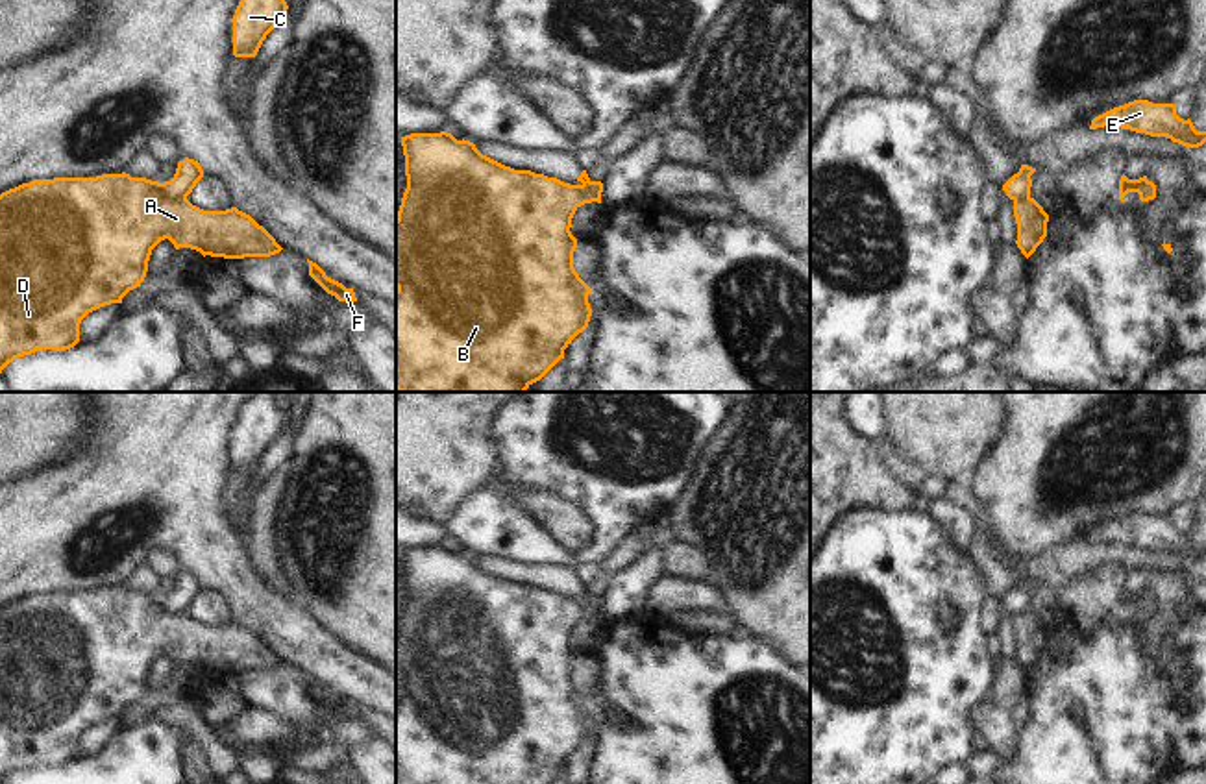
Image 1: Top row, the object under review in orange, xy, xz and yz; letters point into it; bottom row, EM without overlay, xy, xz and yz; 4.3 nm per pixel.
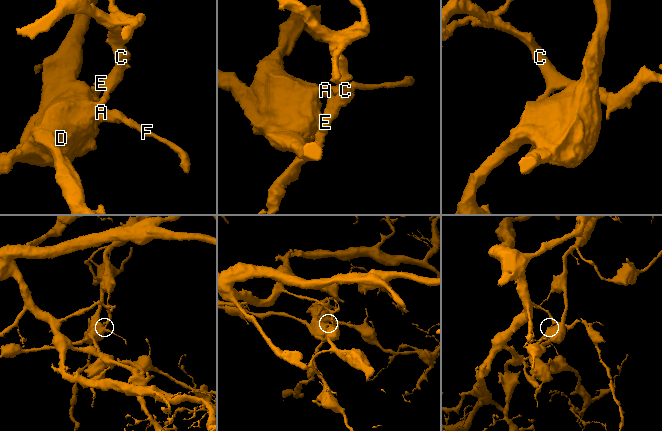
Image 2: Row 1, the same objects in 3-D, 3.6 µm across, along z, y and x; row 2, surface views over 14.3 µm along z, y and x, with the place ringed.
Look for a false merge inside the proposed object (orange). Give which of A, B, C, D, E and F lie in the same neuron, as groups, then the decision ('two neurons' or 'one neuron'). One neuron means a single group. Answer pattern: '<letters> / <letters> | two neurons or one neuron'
A B D F / C E | two neurons

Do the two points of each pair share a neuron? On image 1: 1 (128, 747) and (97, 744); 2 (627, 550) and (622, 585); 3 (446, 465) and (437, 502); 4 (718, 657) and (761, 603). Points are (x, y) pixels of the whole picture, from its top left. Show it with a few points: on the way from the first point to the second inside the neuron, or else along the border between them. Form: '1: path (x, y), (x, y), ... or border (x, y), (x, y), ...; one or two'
1: border (119, 727), (97, 753), (80, 757); two
2: border (663, 550), (652, 550), (609, 575); two
3: path (441, 474), (441, 492); one
4: border (742, 629), (766, 642); two

